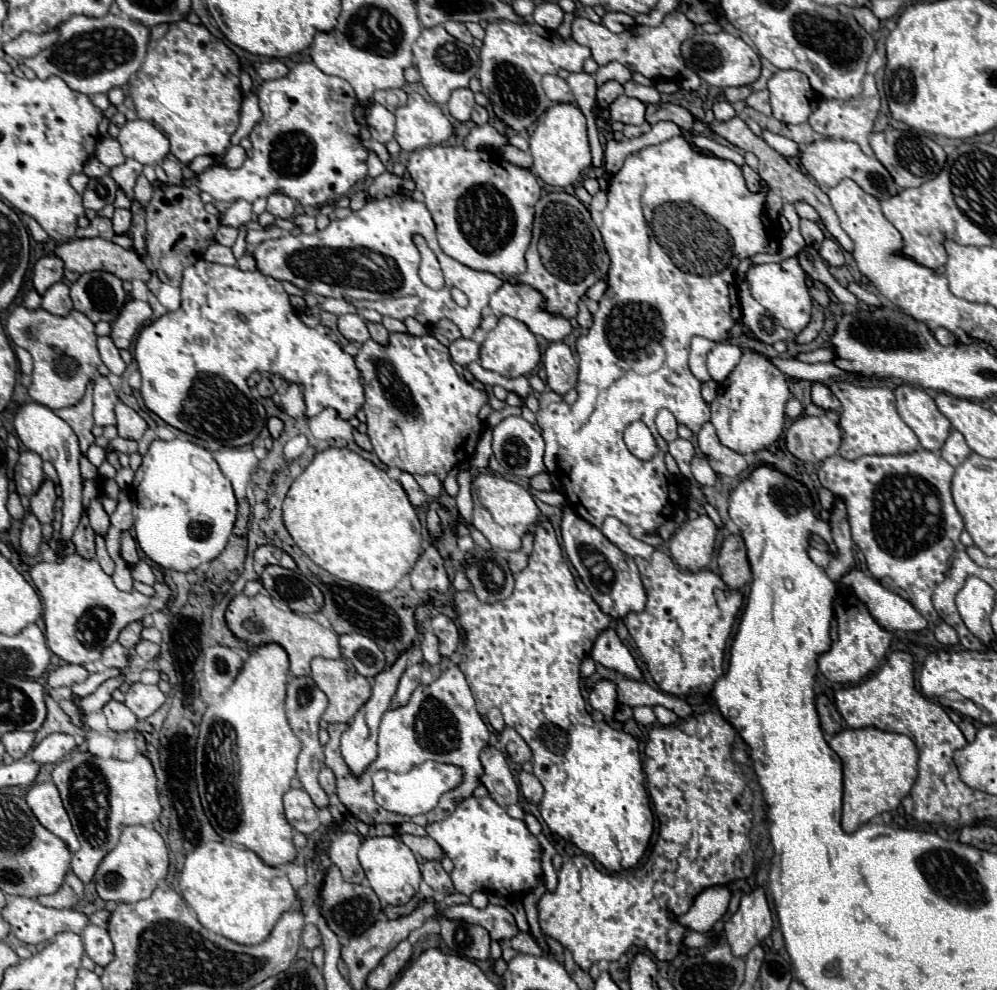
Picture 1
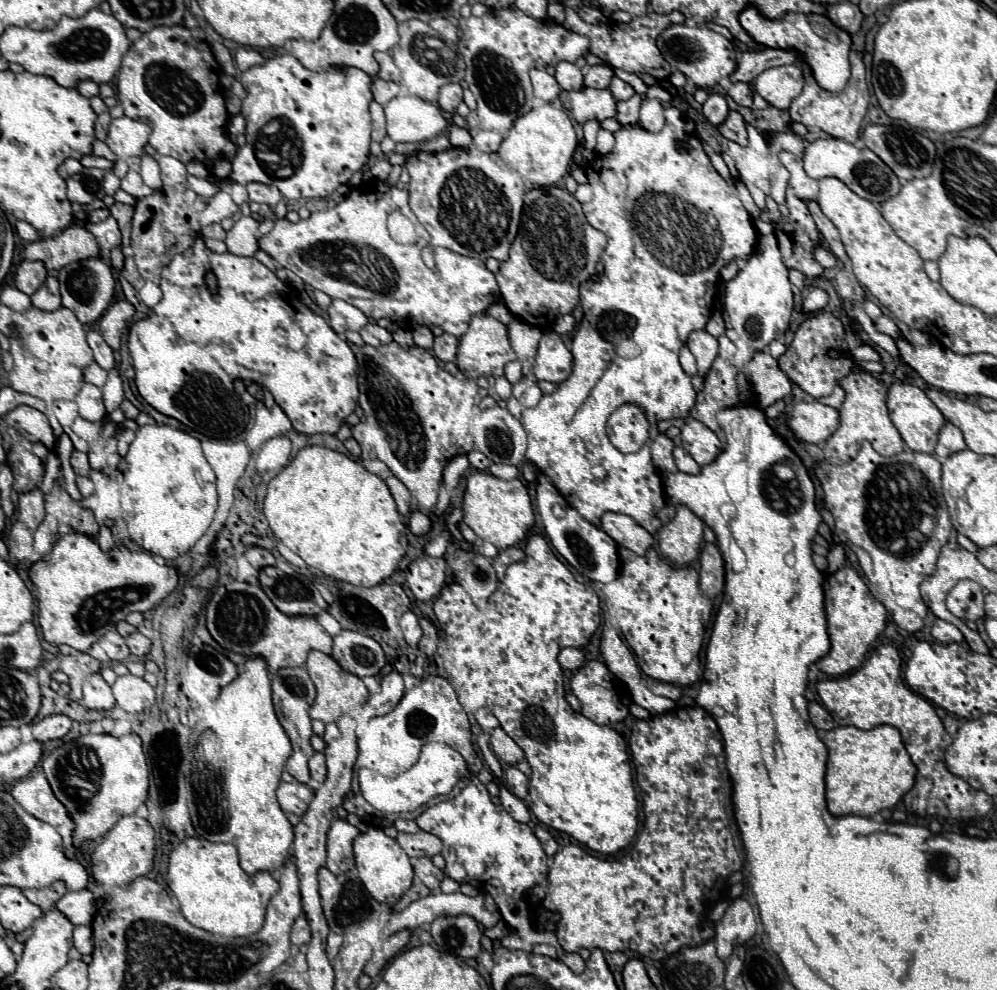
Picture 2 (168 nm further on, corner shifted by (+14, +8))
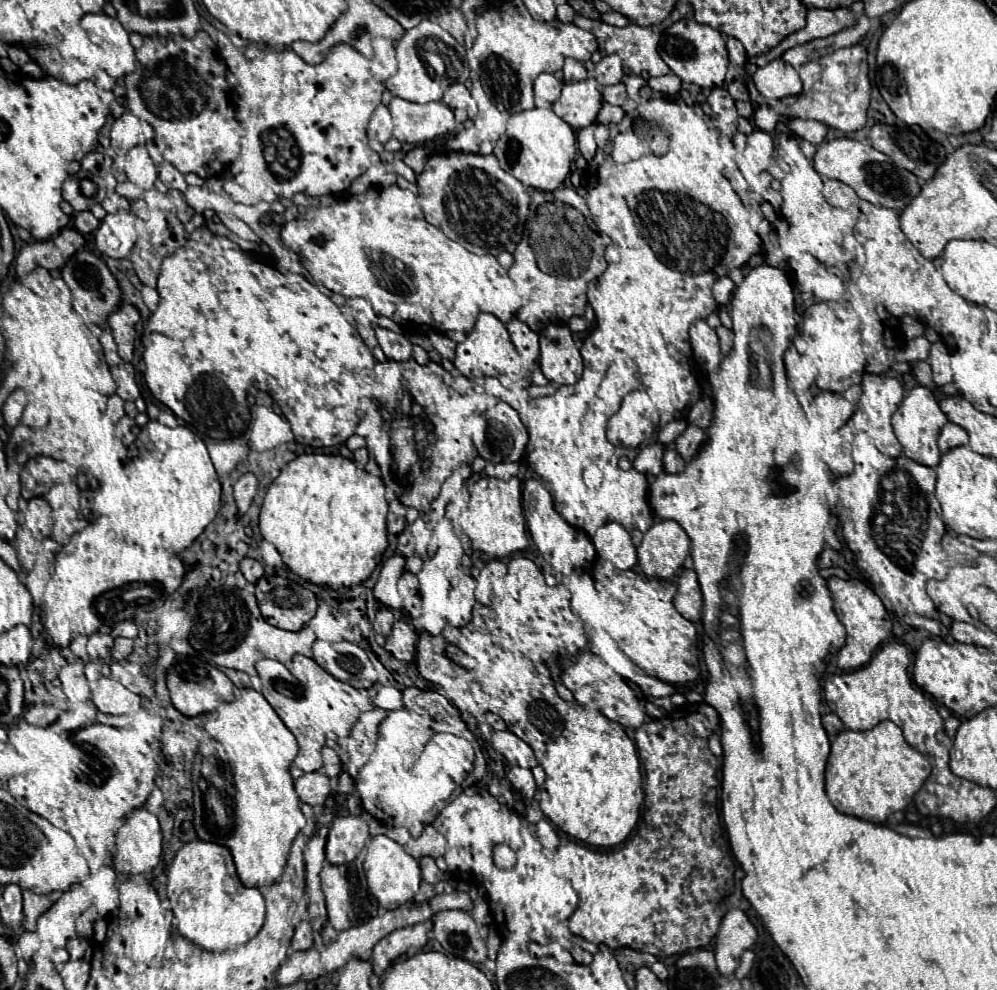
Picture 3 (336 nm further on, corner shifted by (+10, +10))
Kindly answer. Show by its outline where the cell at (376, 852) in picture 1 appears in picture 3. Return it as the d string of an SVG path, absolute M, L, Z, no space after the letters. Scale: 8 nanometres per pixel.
M378 835L378 837L370 839L368 849L366 849L366 859L364 859L364 871L366 871L368 887L370 887L372 895L386 909L396 909L396 907L412 901L422 883L422 873L420 873L418 861L414 857L410 857L402 849L402 845L388 839L386 835Z

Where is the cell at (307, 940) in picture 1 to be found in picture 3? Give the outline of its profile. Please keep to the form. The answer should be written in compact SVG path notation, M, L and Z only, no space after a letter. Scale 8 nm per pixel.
M308 921L300 923L300 927L296 929L296 935L294 935L294 949L296 951L304 951L304 949L310 949L314 945L314 931L310 927Z

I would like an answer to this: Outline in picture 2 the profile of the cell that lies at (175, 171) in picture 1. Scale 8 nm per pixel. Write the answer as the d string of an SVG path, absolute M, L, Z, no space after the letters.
M162 155L162 157L158 157L158 165L160 165L160 173L162 173L164 185L186 183L186 167L178 159Z

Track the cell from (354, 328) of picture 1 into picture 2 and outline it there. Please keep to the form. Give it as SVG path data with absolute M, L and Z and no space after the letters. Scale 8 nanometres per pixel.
M330 303L328 317L330 317L330 325L336 333L360 331L368 323L366 315L348 303Z

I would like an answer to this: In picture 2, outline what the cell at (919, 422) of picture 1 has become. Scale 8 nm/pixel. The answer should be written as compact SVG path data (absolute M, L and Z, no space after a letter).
M892 383L888 387L888 395L886 395L886 405L888 405L888 413L892 423L896 425L896 429L900 431L902 439L906 441L906 445L912 451L922 451L922 453L932 453L934 445L936 445L936 437L940 427L944 425L944 415L938 411L938 407L926 397L926 393L910 383Z

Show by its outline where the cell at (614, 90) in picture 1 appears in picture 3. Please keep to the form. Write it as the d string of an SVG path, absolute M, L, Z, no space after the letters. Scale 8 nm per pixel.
M616 53L612 55L604 55L600 59L600 63L596 63L596 69L592 71L592 77L602 85L616 85L622 81L622 61Z

